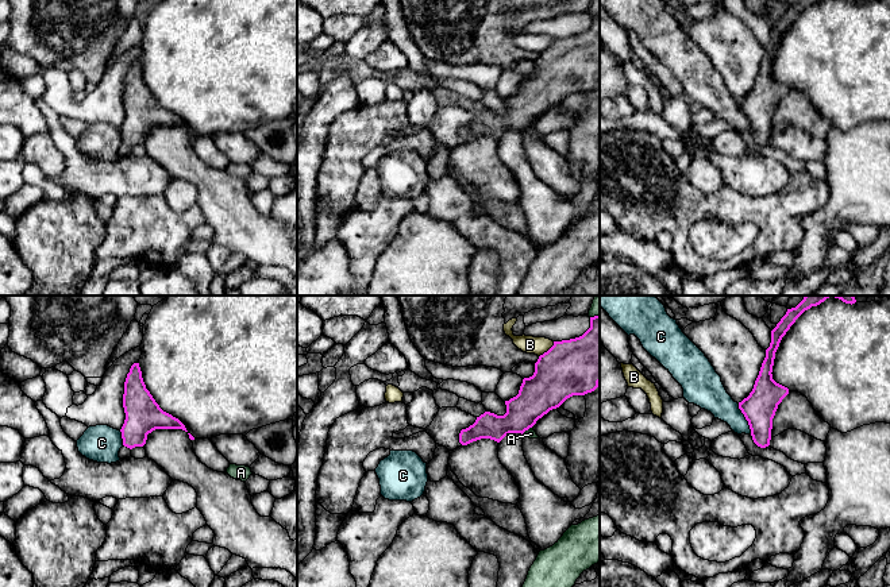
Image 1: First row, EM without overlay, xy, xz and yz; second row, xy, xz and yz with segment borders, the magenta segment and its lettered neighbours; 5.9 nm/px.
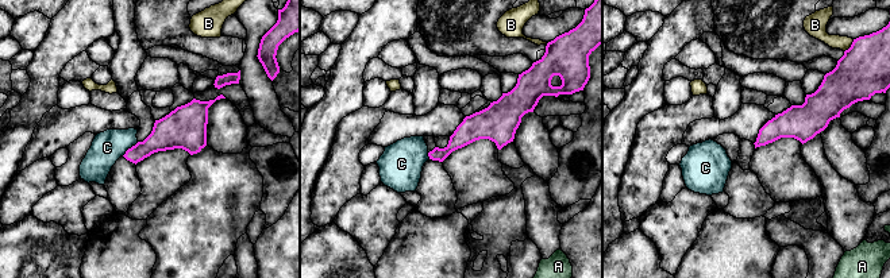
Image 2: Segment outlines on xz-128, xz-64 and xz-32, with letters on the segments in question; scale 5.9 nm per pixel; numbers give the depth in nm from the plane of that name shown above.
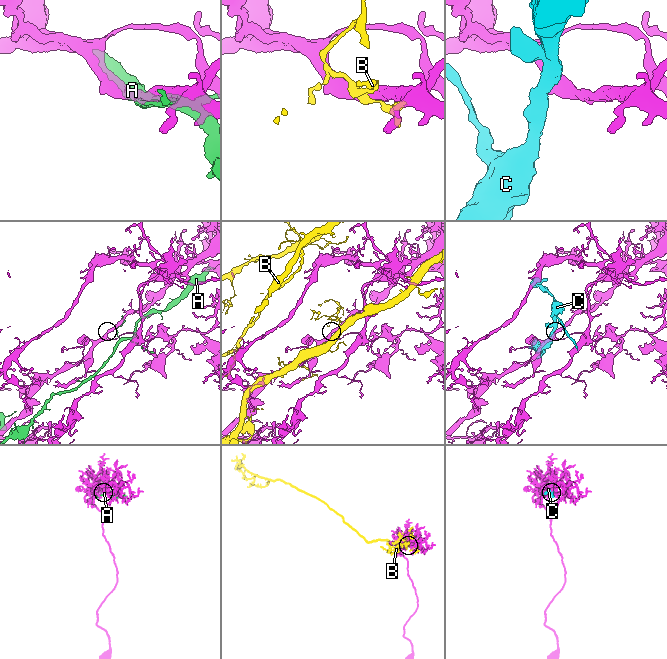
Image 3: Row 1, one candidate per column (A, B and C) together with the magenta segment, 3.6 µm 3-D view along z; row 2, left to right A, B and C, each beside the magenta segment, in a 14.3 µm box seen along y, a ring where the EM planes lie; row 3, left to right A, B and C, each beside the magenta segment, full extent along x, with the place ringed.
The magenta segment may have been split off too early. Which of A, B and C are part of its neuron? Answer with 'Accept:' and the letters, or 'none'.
Accept: none

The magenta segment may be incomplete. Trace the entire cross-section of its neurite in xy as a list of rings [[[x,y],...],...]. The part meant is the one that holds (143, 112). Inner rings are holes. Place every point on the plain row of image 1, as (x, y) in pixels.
[[[134,61],[124,80],[123,105],[126,111],[124,121],[120,127],[123,144],[119,155],[131,154],[131,147],[143,144],[147,132],[155,127],[182,127],[185,123],[172,112],[163,109],[155,100],[142,76],[139,61]]]

